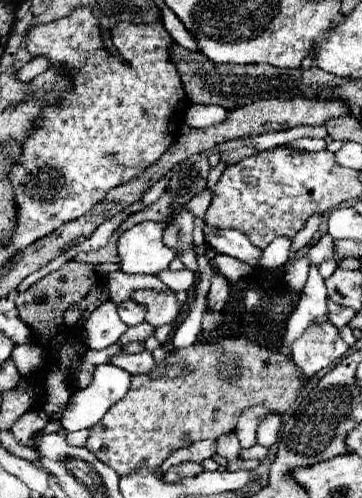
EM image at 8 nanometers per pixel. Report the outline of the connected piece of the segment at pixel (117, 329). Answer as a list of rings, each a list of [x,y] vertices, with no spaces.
[[[113,301],[99,305],[83,325],[83,333],[93,333],[93,349],[105,349],[113,345],[125,333],[125,329],[127,325],[119,319],[117,305]]]

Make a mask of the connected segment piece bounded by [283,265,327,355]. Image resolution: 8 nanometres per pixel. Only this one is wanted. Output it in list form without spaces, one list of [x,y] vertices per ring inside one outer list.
[[[311,265],[309,279],[303,289],[303,297],[299,299],[295,311],[291,313],[289,323],[287,323],[287,333],[283,337],[283,351],[287,355],[289,355],[291,343],[303,333],[303,329],[309,327],[311,321],[315,321],[321,315],[327,315],[327,295],[325,295],[323,279],[321,279],[317,267]]]

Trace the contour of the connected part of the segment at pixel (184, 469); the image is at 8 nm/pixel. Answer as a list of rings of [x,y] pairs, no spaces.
[[[181,463],[177,467],[171,467],[171,471],[177,475],[177,481],[181,481],[183,477],[197,477],[203,473],[203,467],[199,463]]]

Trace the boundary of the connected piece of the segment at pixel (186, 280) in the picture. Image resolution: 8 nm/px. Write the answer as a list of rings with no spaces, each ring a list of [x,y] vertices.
[[[165,269],[163,273],[157,273],[155,277],[159,277],[163,283],[169,285],[169,289],[175,289],[175,291],[187,291],[195,283],[195,275],[189,269],[183,269],[183,271]]]

